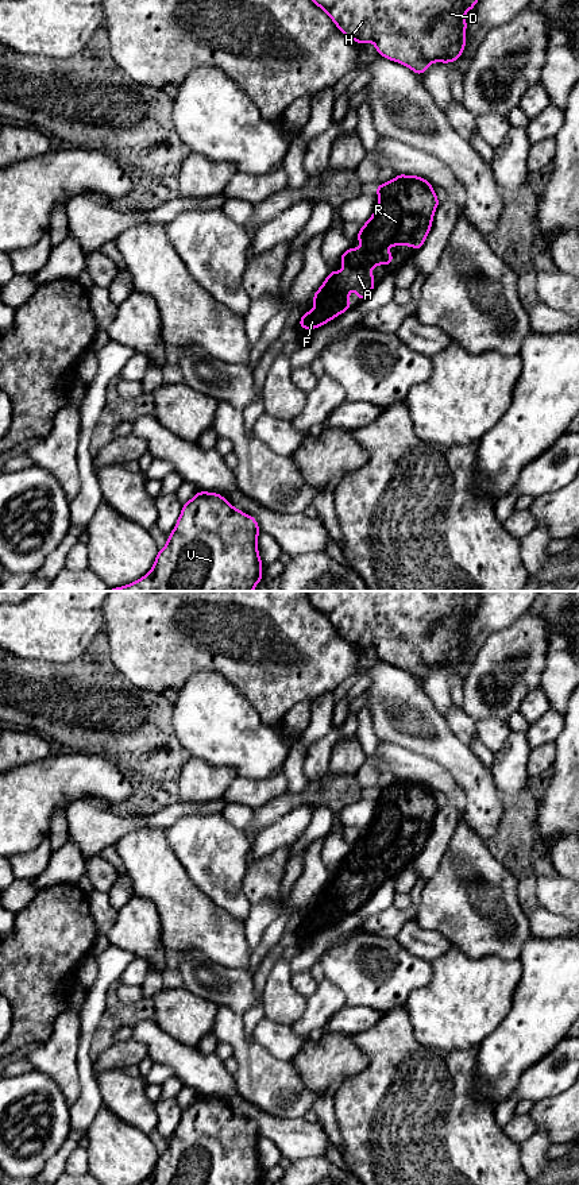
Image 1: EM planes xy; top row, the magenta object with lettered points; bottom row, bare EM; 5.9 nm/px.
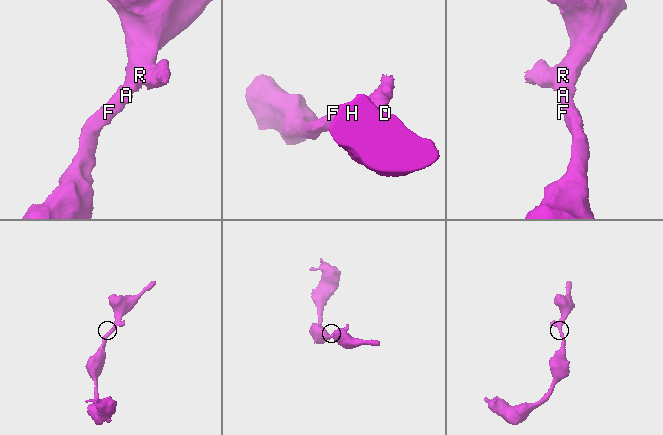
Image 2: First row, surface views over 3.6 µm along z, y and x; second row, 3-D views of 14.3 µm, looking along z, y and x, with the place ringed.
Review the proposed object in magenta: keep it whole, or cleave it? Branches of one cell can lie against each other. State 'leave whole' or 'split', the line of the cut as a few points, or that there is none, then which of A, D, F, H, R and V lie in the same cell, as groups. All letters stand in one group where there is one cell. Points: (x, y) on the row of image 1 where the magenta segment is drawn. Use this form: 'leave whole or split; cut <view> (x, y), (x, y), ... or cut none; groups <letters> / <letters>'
leave whole; cut none; groups A D F H R V

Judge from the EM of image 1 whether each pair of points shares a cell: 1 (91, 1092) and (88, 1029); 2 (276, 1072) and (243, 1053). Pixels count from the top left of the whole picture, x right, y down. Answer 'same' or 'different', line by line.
1: same
2: same

